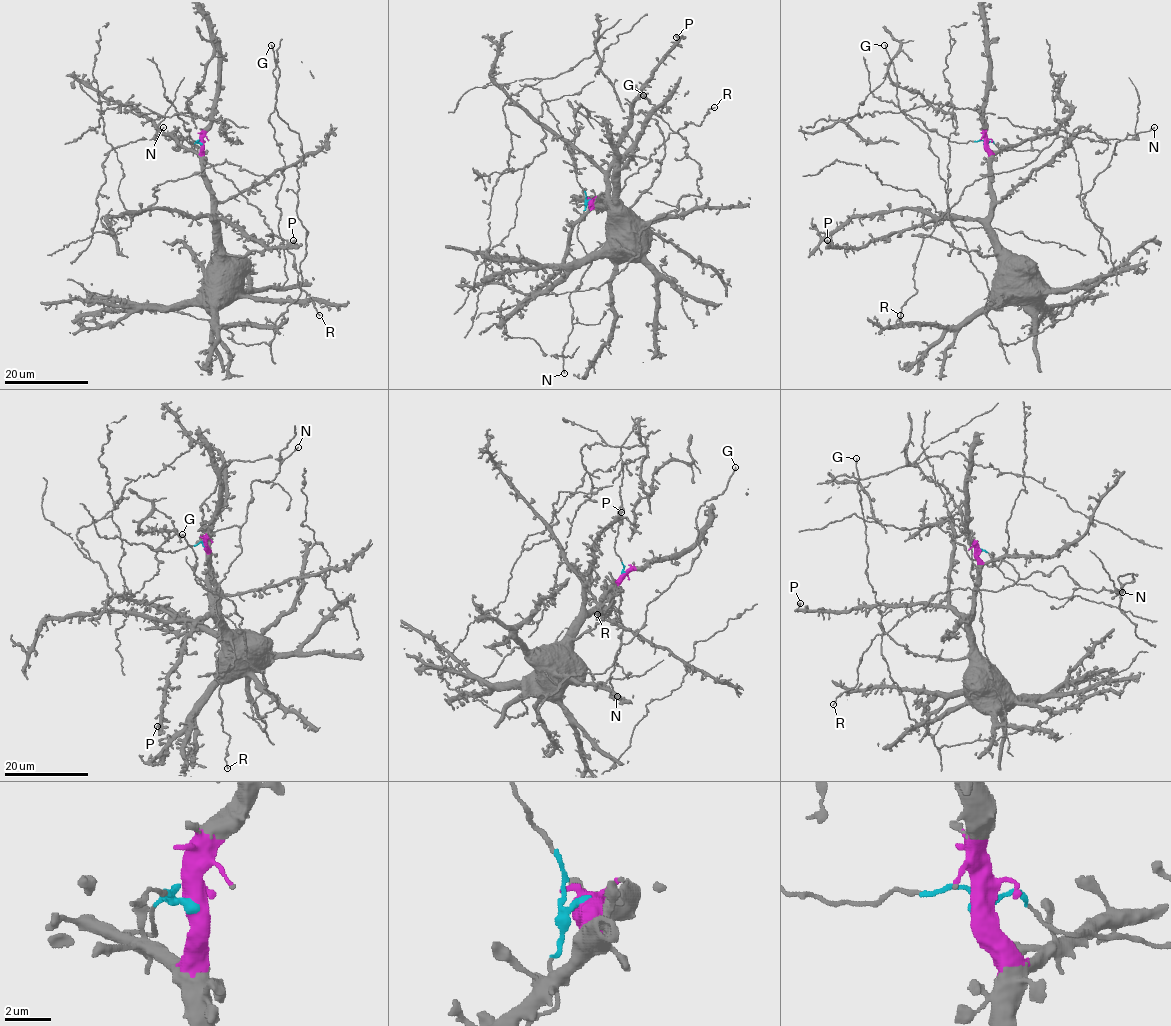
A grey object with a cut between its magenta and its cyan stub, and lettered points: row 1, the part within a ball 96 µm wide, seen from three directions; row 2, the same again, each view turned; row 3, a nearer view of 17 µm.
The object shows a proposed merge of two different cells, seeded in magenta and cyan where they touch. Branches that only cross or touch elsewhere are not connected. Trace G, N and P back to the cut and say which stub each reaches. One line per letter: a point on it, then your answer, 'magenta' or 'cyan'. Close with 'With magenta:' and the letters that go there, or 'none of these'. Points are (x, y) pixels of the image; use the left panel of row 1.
G: at (271, 45); magenta
N: at (163, 127); cyan
P: at (293, 240); magenta
With magenta: G, P

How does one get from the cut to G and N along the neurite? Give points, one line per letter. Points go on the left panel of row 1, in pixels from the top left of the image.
G: (201, 143), (214, 258), (202, 291), (142, 304), (267, 343), (301, 292), (306, 230), (270, 45)
N: (201, 143), (185, 151), (197, 149), (174, 127), (174, 139), (168, 139), (164, 127)

